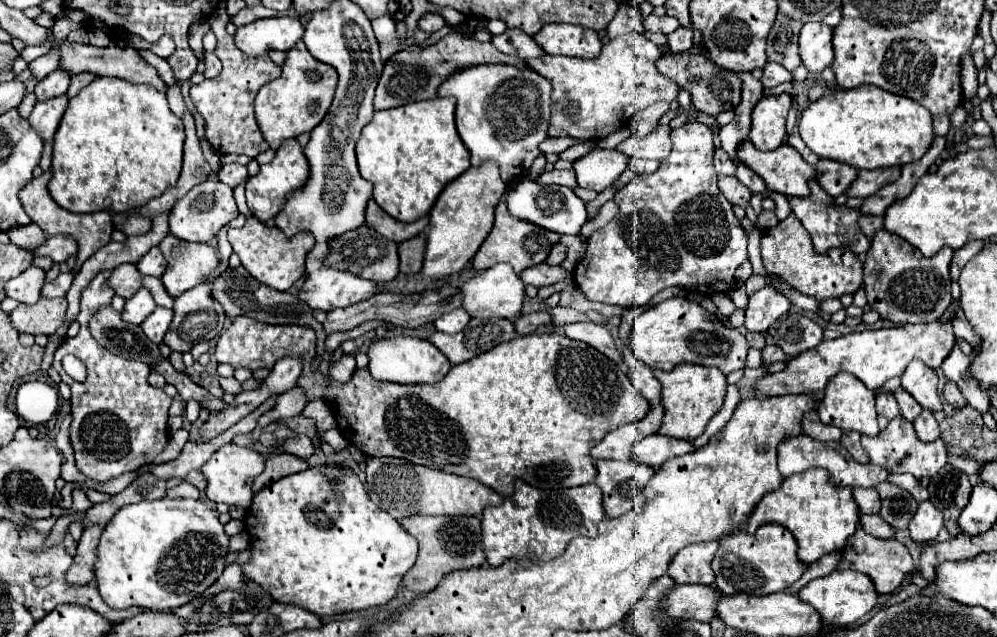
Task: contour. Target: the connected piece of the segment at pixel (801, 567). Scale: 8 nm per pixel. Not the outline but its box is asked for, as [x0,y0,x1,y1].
[712,525,806,595]

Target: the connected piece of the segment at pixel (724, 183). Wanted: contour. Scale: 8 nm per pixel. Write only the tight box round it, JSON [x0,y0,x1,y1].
[718,177,752,207]

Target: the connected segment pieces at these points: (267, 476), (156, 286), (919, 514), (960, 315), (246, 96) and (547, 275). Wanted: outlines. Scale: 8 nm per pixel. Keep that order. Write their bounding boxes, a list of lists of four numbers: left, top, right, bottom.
[[252,453,310,493],[144,279,174,309],[910,501,942,545],[954,309,980,351],[190,9,282,159],[522,263,570,287]]

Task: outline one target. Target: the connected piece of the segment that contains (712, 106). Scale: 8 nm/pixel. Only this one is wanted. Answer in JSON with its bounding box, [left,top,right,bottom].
[656,51,742,117]

